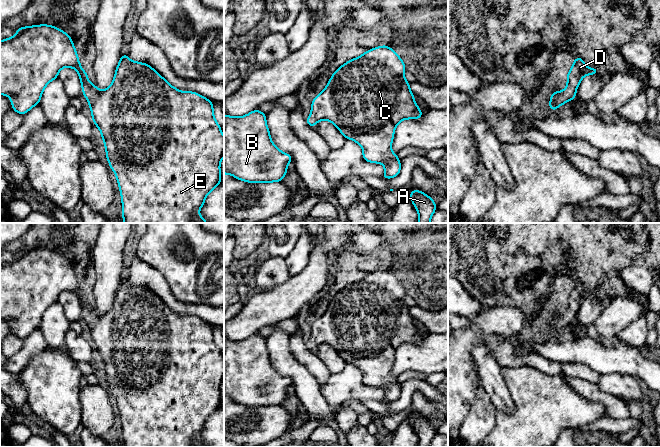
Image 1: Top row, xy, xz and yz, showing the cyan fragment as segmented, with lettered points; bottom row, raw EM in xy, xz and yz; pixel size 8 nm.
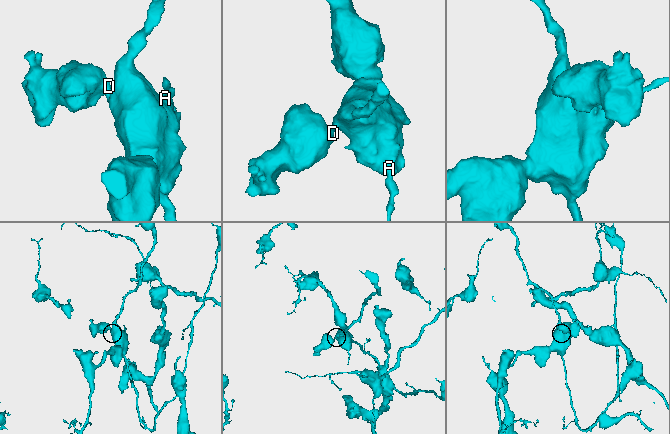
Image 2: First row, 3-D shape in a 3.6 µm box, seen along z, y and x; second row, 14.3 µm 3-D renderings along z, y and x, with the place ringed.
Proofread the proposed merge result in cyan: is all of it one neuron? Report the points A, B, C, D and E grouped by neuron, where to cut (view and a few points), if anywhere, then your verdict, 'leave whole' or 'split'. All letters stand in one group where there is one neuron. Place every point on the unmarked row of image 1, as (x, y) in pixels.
groups A B C D E; cut none; leave whole

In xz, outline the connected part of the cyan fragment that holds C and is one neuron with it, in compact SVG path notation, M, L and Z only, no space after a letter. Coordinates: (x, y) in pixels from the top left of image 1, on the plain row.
M382 269L365 275L364 278L349 284L333 297L325 313L312 324L311 338L306 342L306 347L310 351L315 351L321 344L330 345L346 363L351 363L362 371L362 382L365 385L384 389L383 403L398 400L401 386L397 378L391 375L395 352L404 343L420 343L423 339L409 312L410 307L404 302L405 295L404 286L391 271Z

